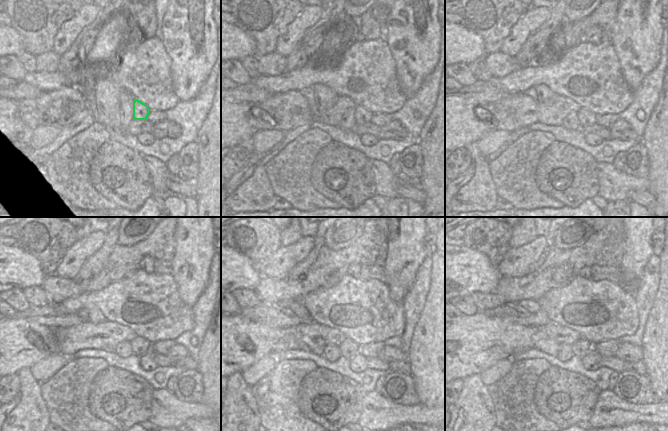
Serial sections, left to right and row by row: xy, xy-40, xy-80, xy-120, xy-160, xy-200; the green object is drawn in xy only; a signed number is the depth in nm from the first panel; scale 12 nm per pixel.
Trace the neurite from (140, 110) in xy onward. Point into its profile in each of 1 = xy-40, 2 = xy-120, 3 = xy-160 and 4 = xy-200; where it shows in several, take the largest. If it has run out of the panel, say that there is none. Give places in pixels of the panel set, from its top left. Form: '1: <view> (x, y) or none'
1: xy-40 (361, 115)
2: xy-120 (140, 346)
3: xy-160 (359, 350)
4: xy-200 (581, 347)

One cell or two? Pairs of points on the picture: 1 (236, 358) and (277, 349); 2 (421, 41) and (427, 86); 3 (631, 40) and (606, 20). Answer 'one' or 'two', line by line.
1: one
2: two
3: two

